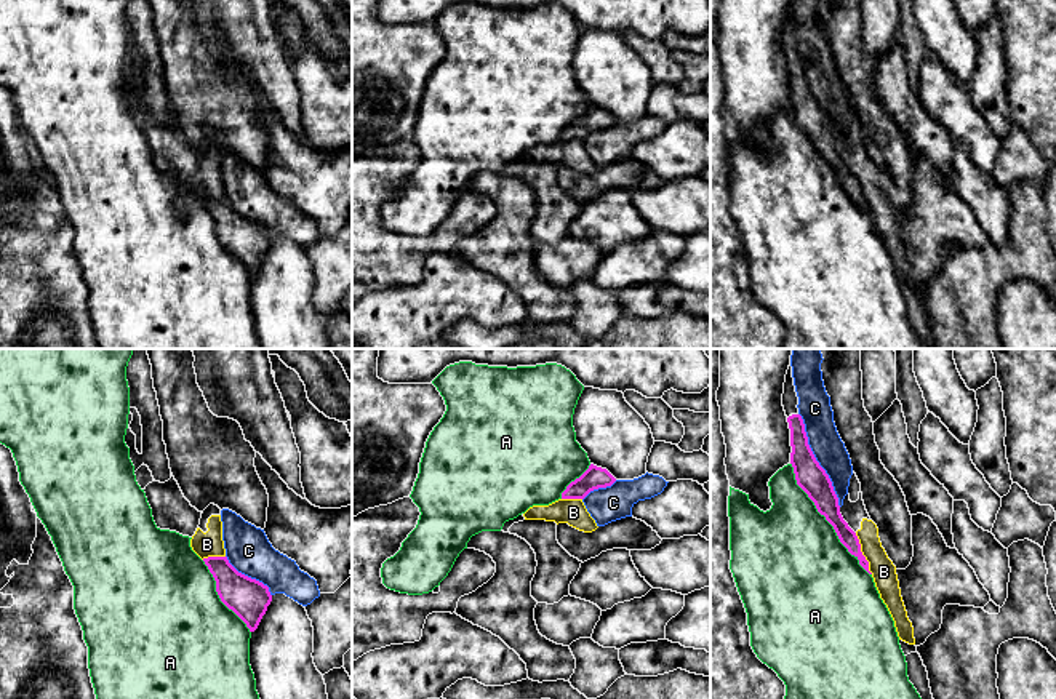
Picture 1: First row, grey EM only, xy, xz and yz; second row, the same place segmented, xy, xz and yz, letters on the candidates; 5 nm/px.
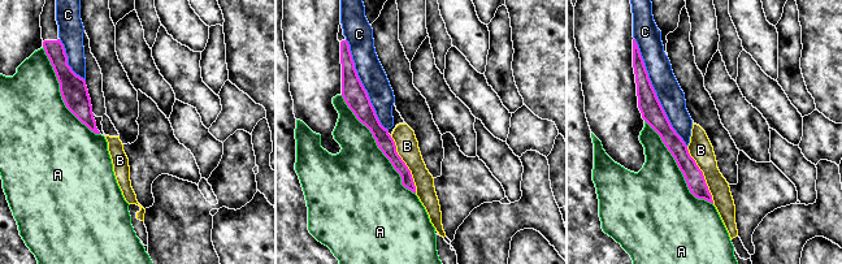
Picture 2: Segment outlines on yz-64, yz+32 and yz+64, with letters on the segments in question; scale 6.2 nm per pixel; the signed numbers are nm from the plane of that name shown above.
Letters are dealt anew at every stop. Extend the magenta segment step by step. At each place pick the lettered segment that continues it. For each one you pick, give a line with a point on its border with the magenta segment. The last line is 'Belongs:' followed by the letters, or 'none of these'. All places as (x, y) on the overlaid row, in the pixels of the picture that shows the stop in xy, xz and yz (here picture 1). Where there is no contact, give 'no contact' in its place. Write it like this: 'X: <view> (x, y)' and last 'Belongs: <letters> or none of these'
Belongs: none of these

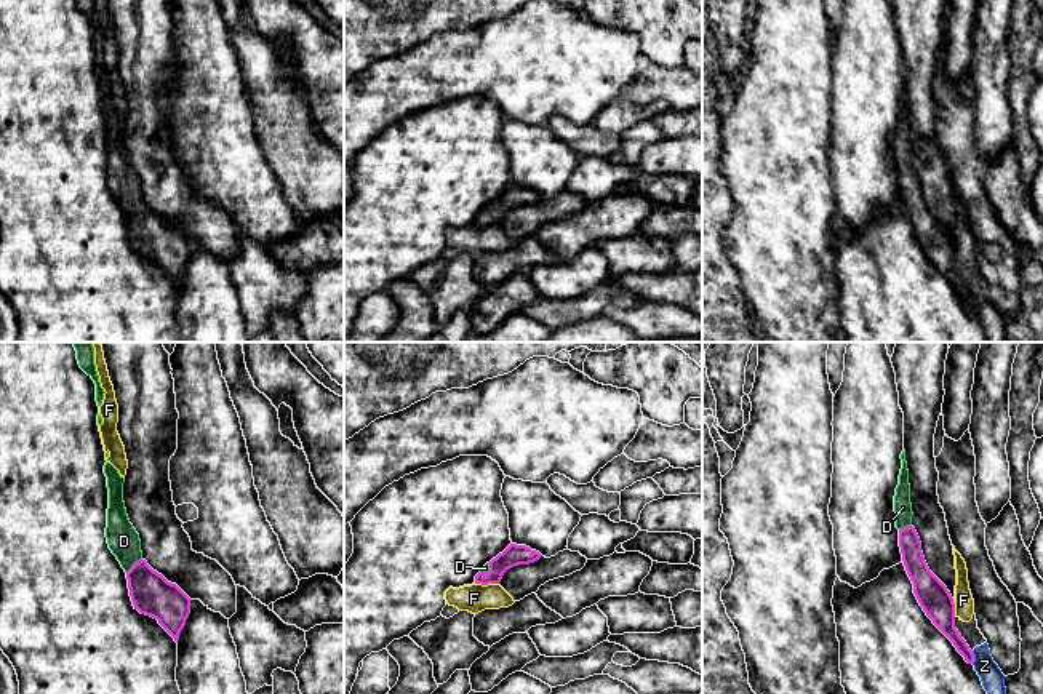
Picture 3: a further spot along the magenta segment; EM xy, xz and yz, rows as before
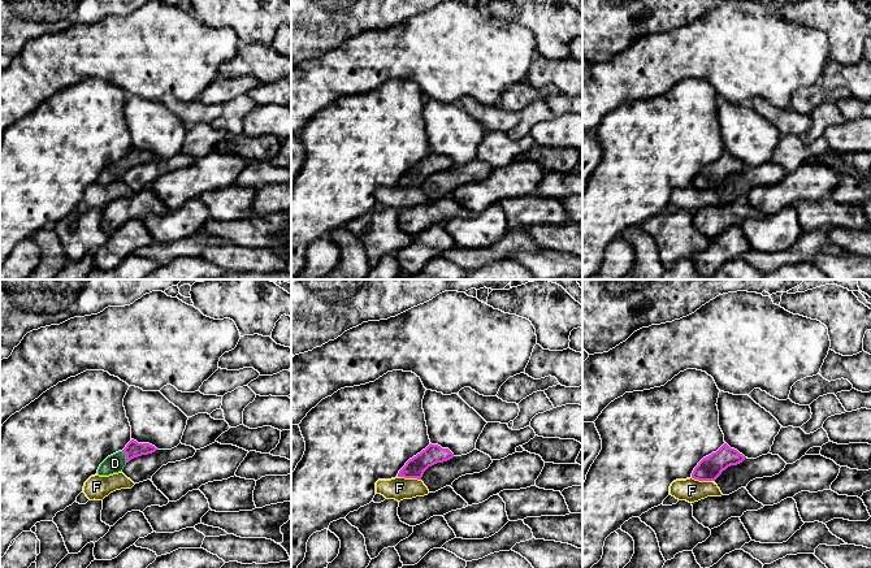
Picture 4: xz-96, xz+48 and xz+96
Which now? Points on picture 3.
D: xy (133, 565)
Belongs: D

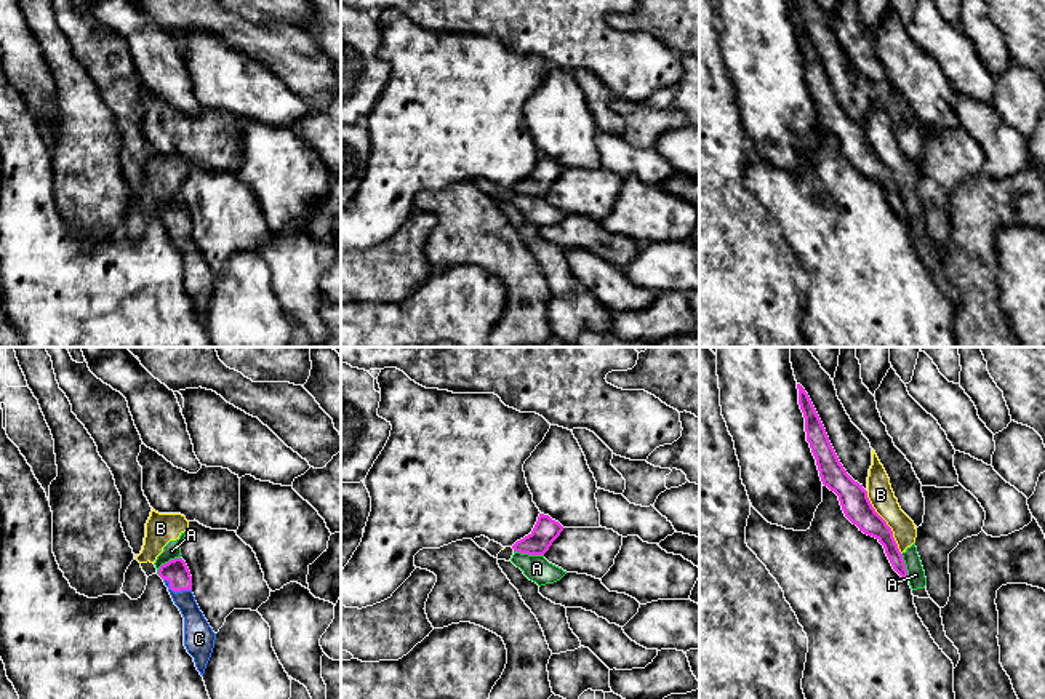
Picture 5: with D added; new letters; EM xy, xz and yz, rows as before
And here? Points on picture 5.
C: xy (176, 591)
Belongs: C

